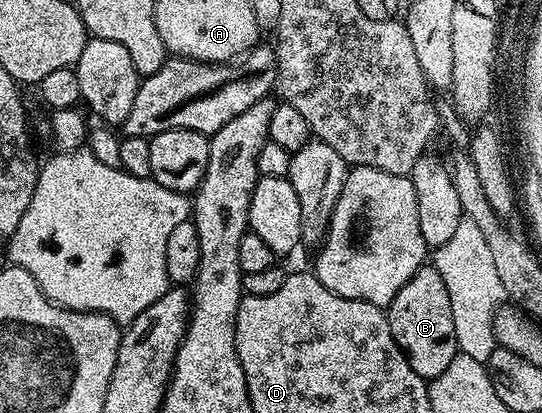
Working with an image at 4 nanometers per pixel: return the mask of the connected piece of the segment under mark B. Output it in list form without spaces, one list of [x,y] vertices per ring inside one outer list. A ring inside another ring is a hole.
[[[425,266],[417,270],[414,278],[406,282],[402,290],[398,290],[398,294],[386,309],[386,315],[390,334],[394,334],[394,342],[413,366],[443,366],[454,362],[458,349],[454,317],[450,310],[450,294],[446,290],[446,282],[442,282],[442,274],[438,274],[435,266]]]

